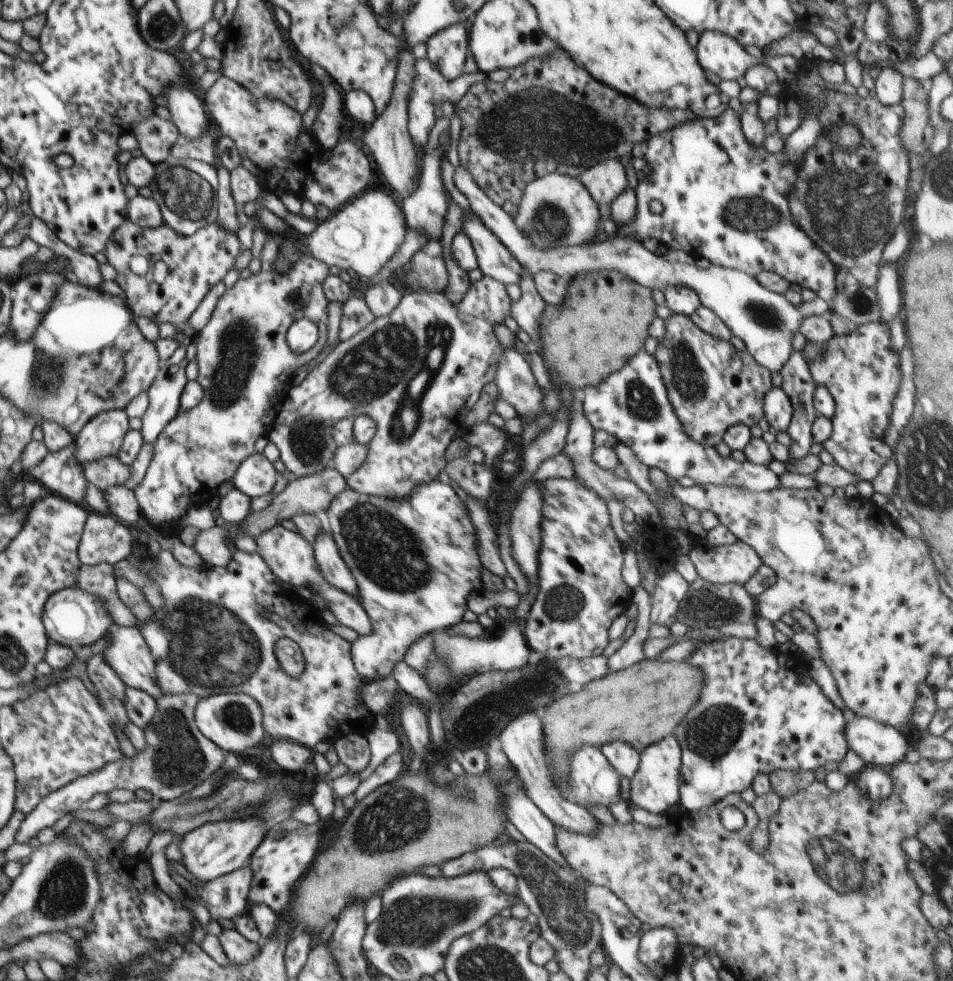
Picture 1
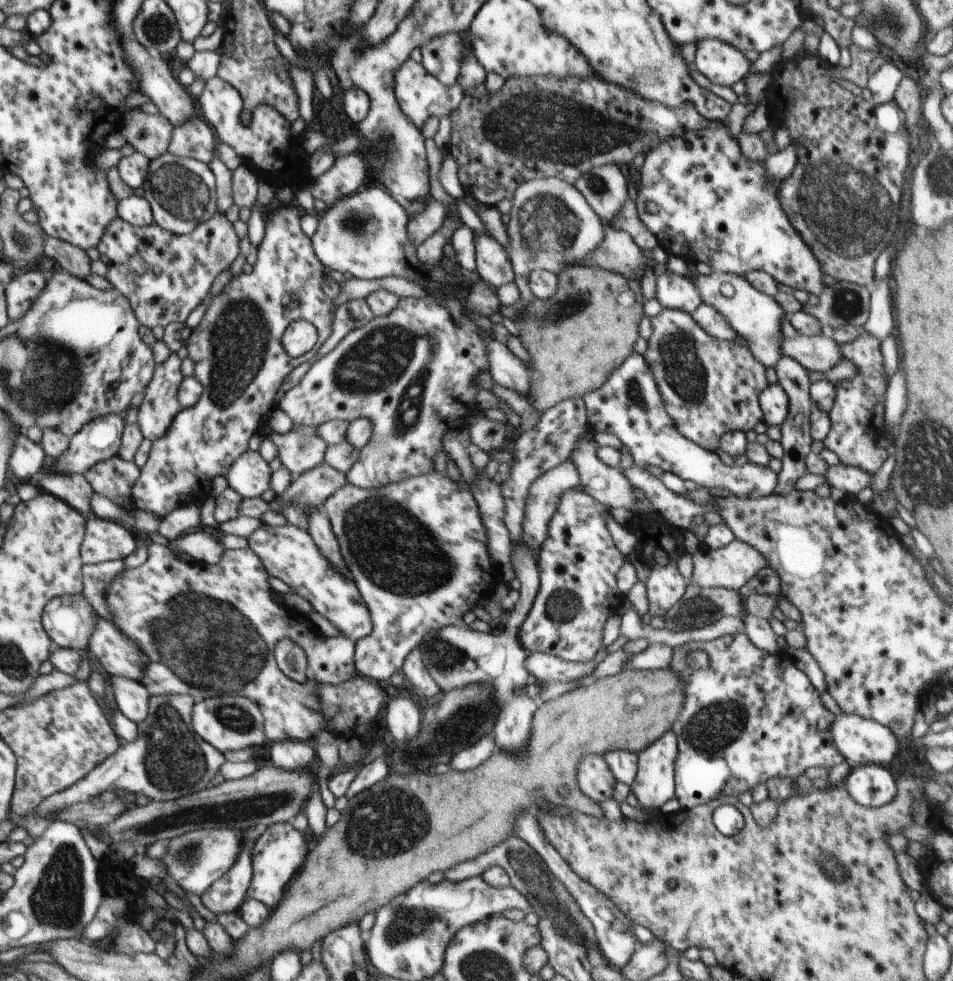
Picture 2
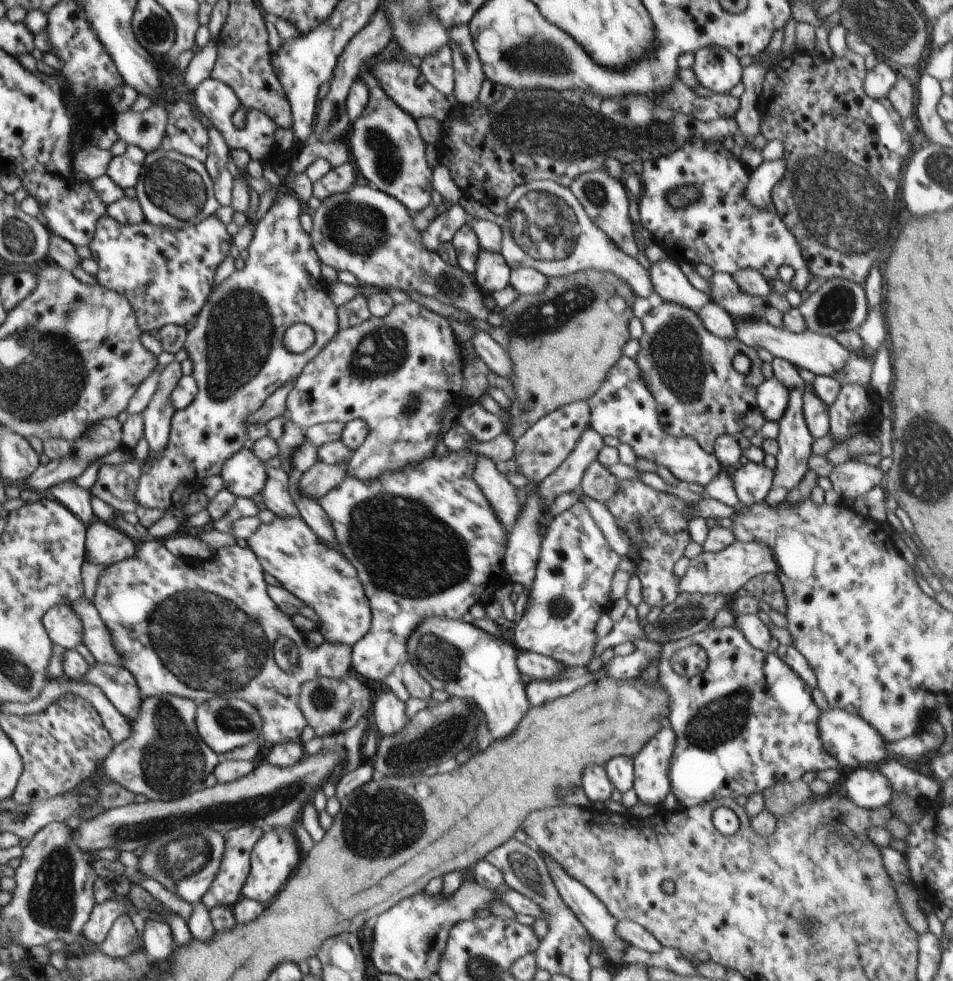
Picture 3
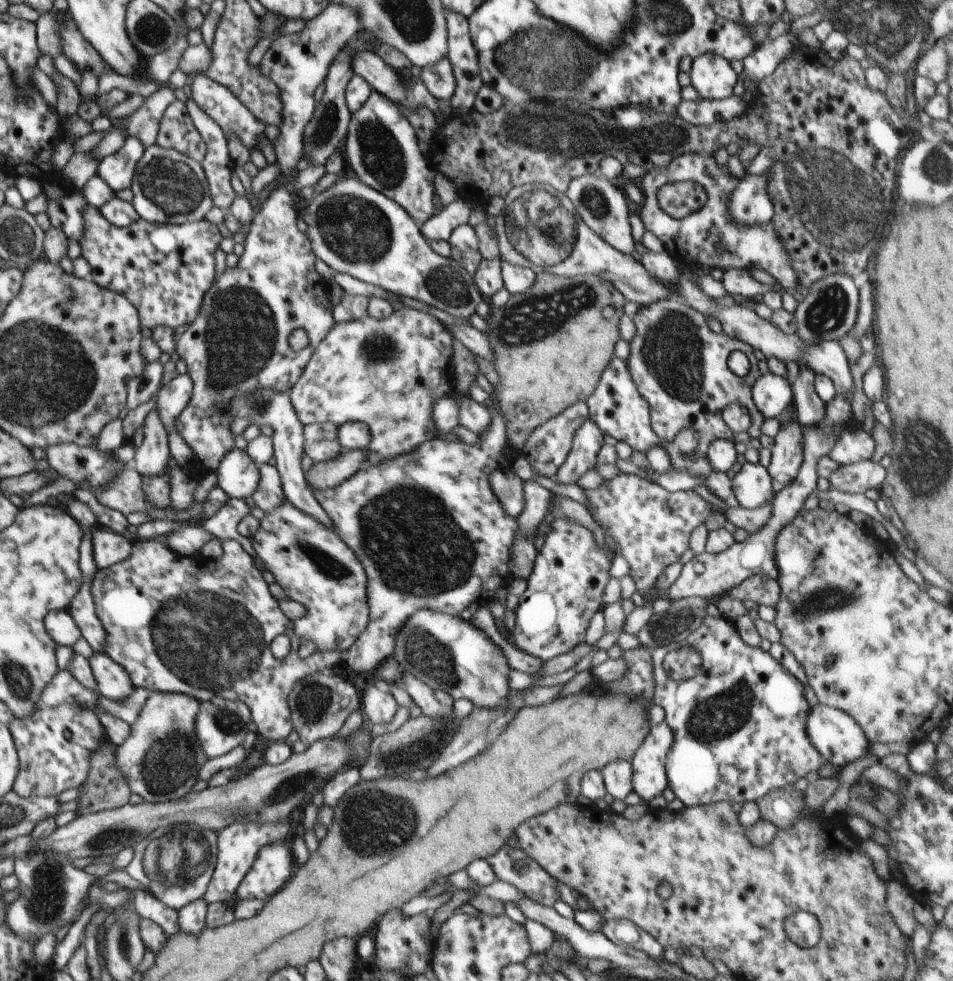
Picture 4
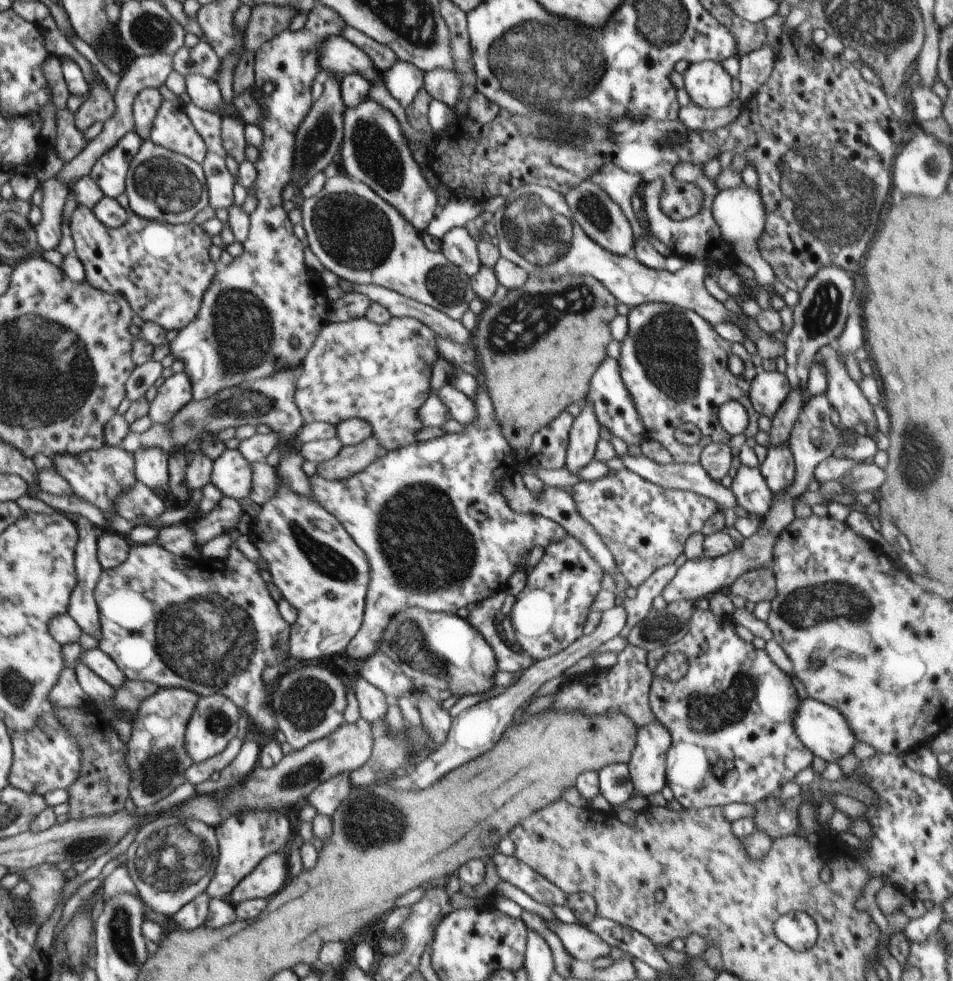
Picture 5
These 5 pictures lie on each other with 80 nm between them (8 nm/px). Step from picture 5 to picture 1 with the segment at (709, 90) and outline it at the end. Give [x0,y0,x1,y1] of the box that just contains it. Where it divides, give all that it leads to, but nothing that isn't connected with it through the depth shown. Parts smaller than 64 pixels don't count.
[697,31,757,80]

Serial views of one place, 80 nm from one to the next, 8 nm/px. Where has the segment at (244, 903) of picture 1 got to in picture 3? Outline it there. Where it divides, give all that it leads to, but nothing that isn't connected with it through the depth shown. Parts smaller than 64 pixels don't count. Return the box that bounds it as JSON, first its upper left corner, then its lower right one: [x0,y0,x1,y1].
[201,826,265,908]

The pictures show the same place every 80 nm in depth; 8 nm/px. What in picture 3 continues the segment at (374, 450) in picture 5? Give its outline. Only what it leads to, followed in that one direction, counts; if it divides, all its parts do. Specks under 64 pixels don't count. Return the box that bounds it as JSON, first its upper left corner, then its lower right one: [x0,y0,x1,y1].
[298,462,349,501]

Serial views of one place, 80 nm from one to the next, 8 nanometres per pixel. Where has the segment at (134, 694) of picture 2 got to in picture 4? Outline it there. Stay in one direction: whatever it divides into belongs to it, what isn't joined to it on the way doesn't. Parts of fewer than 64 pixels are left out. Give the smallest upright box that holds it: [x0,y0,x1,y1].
[88,652,135,702]

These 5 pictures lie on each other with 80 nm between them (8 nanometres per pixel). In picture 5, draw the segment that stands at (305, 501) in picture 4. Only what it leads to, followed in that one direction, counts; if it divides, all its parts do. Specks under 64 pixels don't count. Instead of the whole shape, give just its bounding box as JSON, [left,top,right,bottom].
[118,366,312,498]

